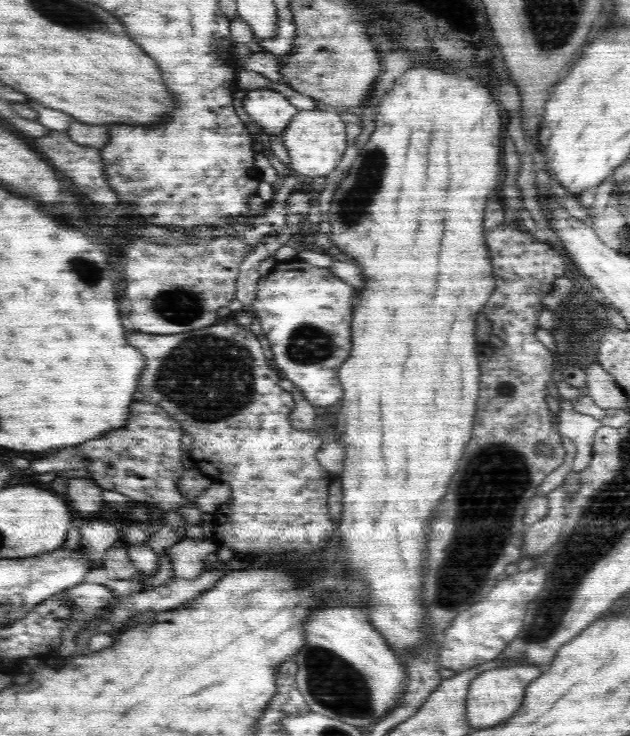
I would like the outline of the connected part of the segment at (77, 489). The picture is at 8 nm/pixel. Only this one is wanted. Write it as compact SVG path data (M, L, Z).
M84 477L72 478L68 482L70 506L82 516L98 514L98 510L104 506L102 491L103 488L91 478L90 480L84 480Z

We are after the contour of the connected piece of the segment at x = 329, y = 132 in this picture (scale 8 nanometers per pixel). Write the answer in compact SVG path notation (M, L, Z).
M327 107L318 110L298 110L282 132L283 144L289 154L288 166L303 179L327 177L340 164L346 150L346 119Z

